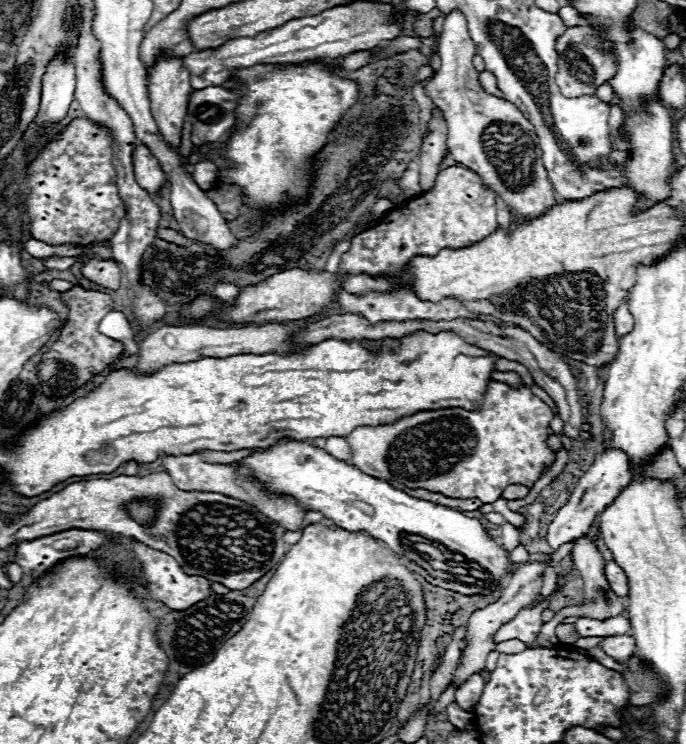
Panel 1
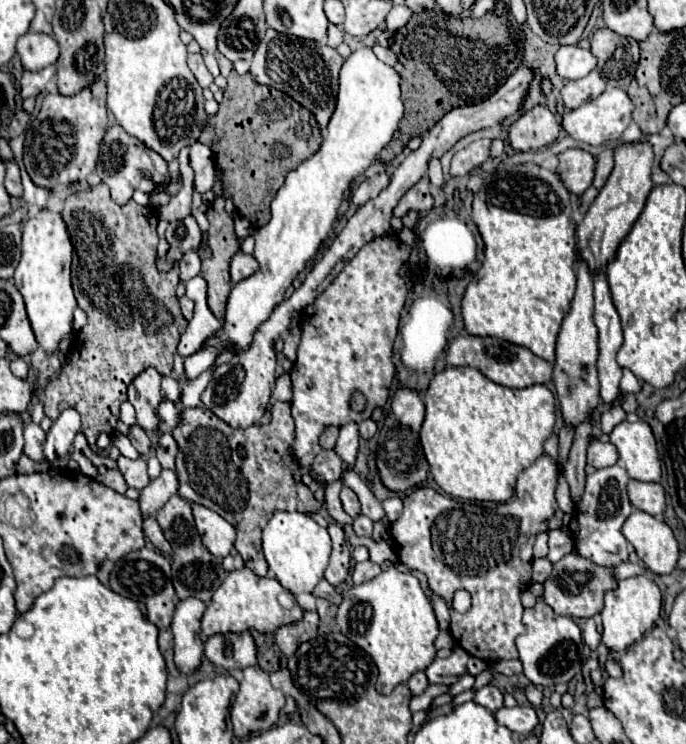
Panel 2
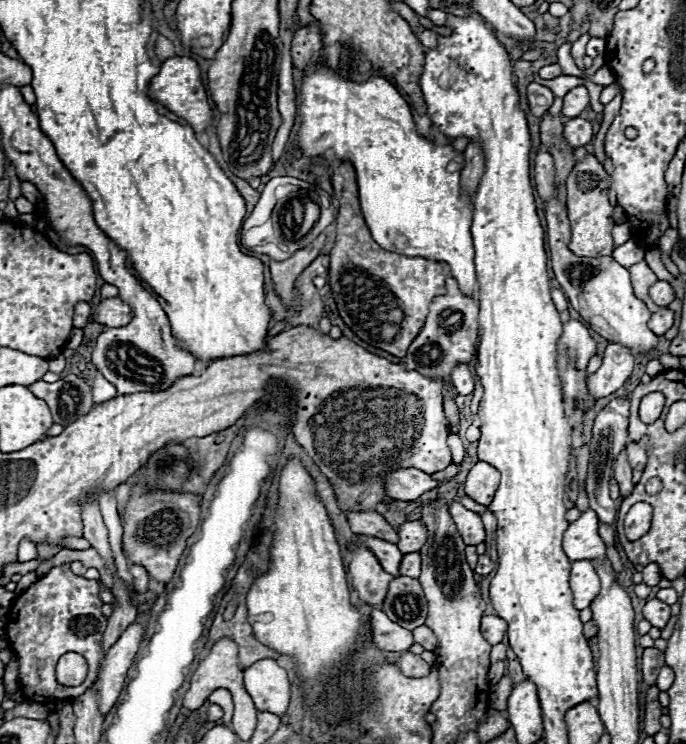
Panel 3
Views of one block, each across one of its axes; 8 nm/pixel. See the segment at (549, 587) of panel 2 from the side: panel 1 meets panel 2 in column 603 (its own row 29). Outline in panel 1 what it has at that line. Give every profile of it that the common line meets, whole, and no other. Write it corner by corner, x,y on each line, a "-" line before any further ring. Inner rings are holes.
570,26
556,42
558,52
558,74
556,84
560,92
568,98
582,94
596,94
598,86
608,82
618,72
618,60
614,44
600,38
600,28
592,26

